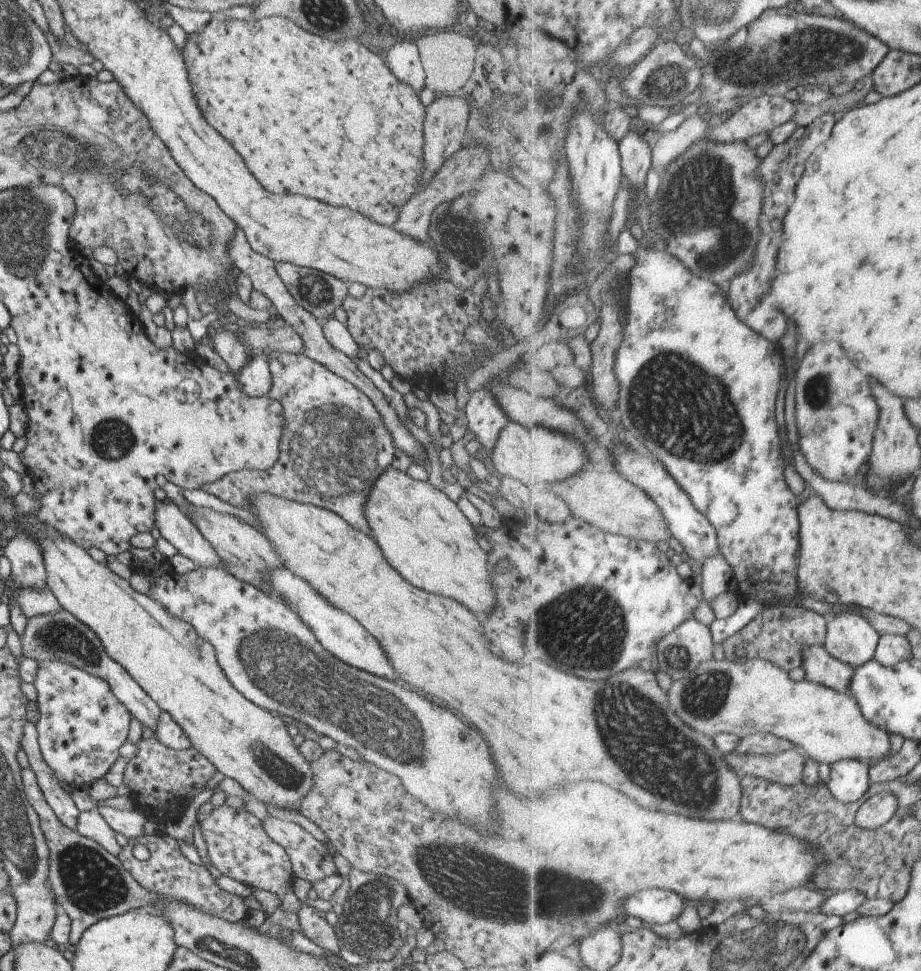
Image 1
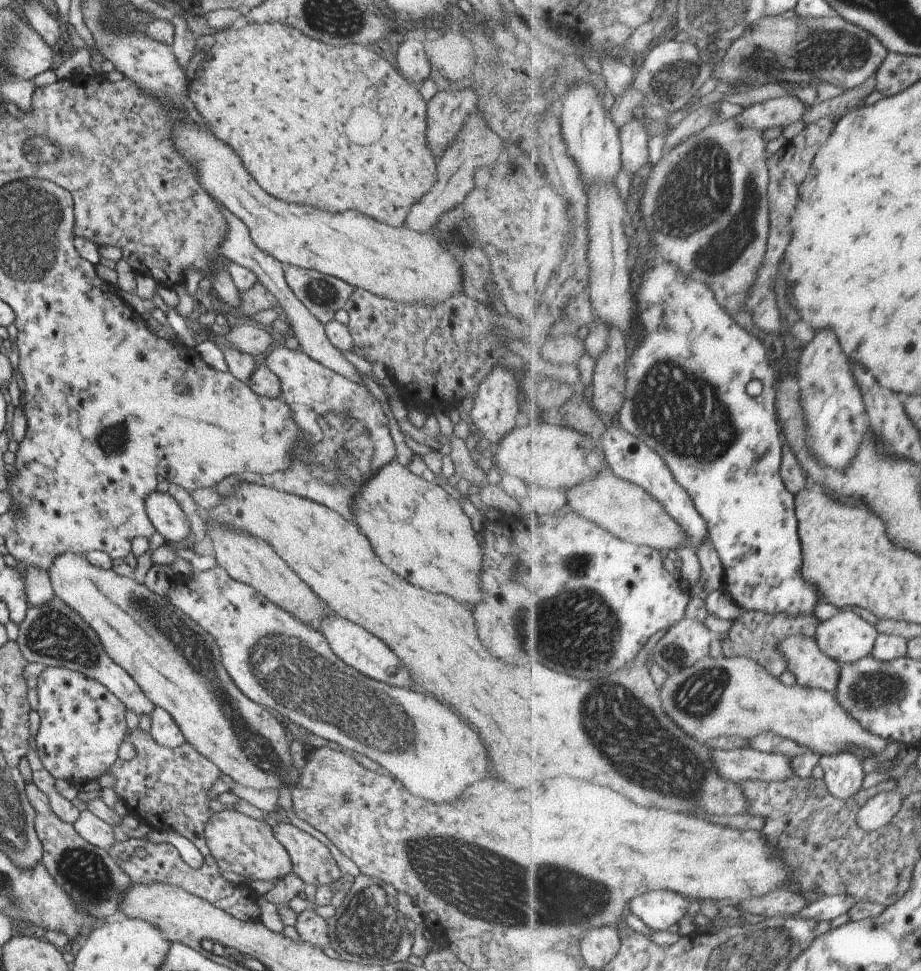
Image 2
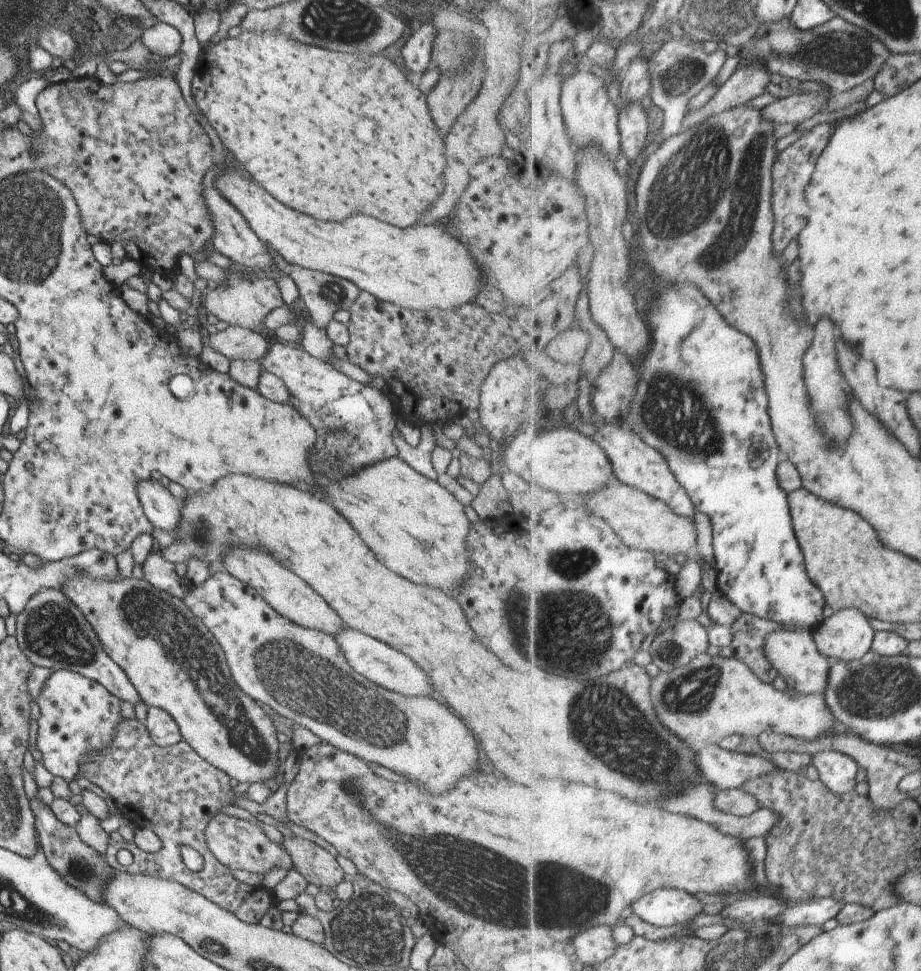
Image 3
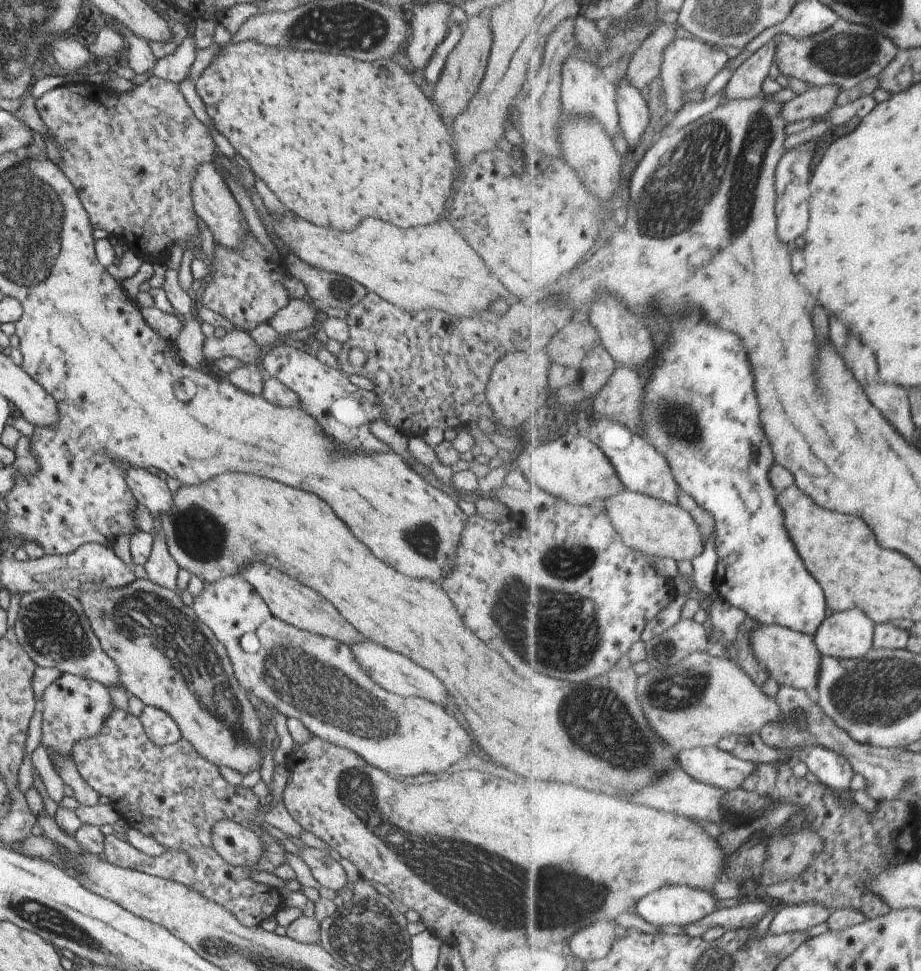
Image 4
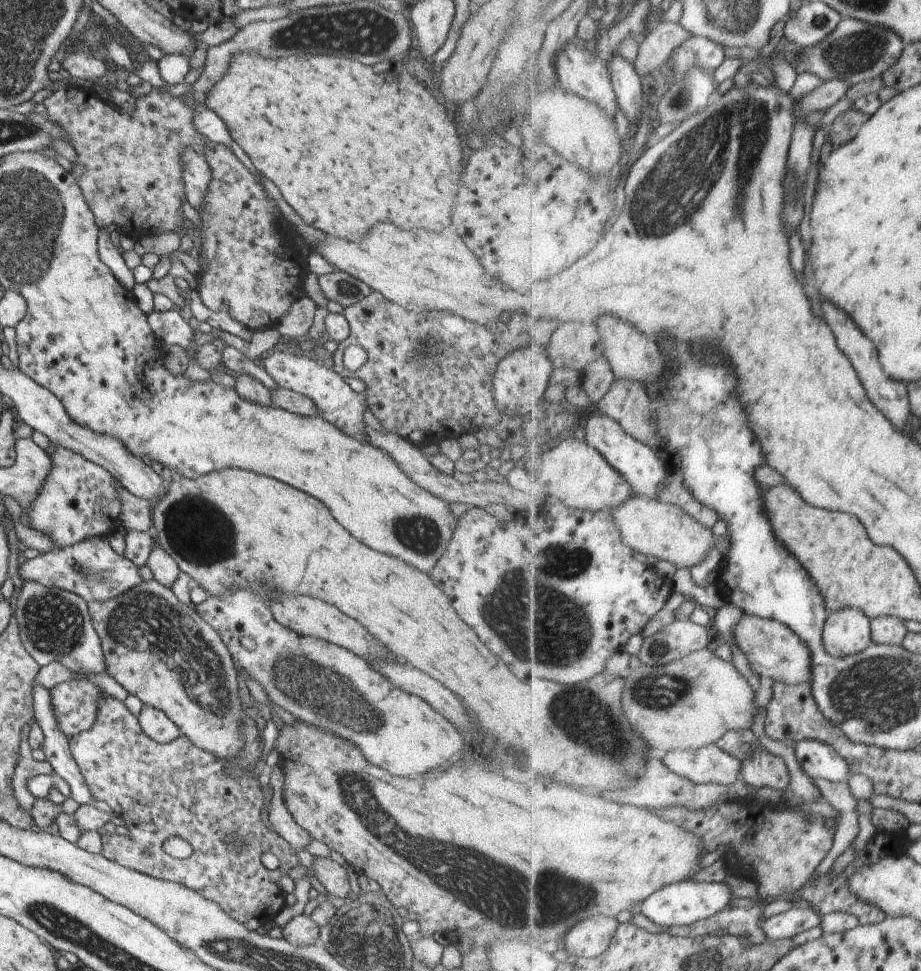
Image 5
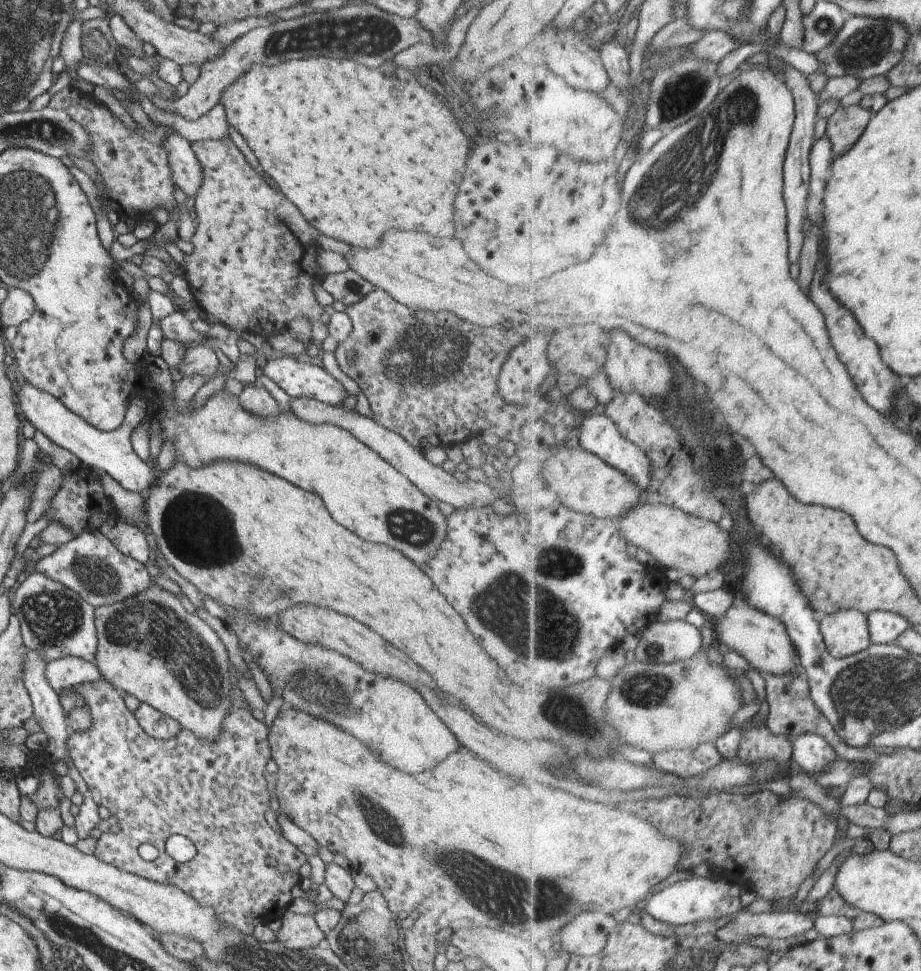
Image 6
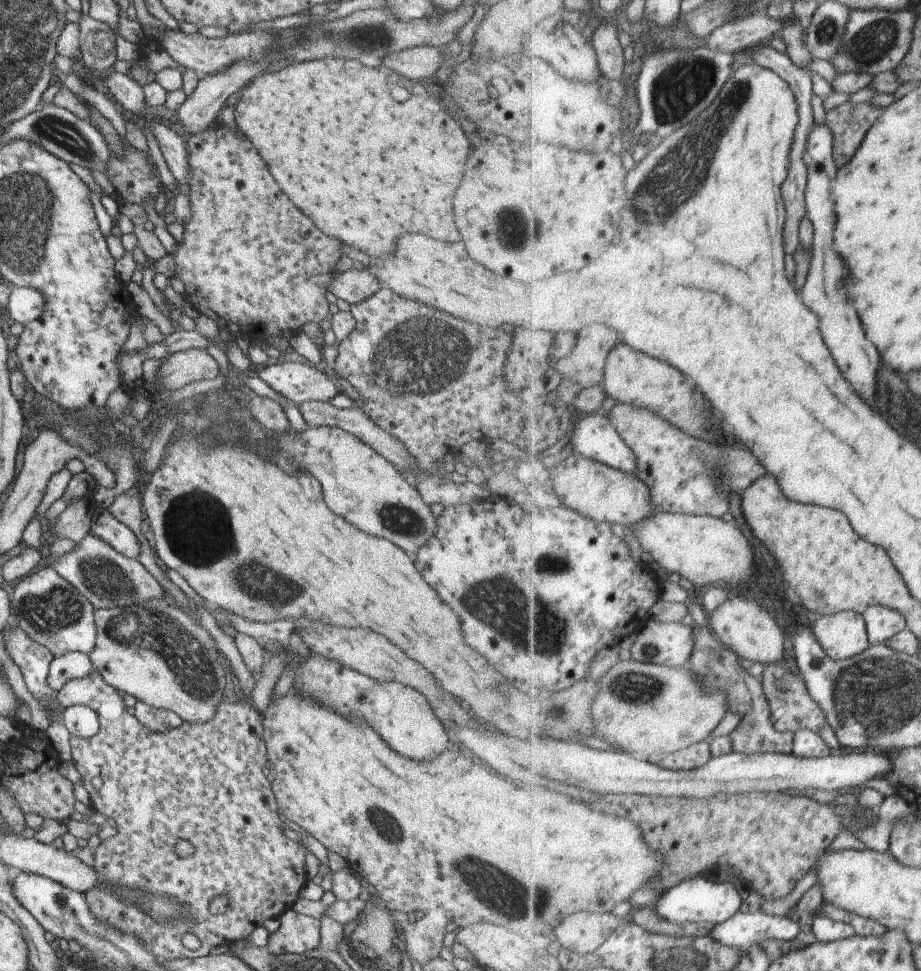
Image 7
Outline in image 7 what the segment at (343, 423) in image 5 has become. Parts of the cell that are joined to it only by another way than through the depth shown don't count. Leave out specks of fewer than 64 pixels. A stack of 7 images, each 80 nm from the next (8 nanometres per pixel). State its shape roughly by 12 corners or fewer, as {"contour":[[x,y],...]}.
{"contour":[[270,361],[256,376],[296,405],[337,394],[306,361]]}

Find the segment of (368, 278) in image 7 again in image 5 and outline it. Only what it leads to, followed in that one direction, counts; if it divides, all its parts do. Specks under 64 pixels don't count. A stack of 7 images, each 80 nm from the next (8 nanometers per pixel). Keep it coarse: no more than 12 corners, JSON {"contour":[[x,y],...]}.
{"contour":[[337,270],[317,276],[324,298],[343,309],[371,292]]}

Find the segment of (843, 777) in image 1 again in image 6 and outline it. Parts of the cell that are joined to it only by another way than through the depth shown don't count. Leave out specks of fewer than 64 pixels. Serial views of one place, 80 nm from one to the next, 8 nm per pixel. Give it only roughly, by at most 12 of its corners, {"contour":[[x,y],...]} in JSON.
{"contour":[[817,733],[793,741],[793,762],[822,771],[838,754]]}

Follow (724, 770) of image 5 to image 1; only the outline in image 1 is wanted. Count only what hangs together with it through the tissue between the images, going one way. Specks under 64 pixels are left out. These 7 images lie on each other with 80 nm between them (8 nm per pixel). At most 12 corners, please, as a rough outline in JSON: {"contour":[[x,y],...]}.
{"contour":[[781,754],[725,760],[741,778],[759,776],[793,788],[803,784],[807,756]]}

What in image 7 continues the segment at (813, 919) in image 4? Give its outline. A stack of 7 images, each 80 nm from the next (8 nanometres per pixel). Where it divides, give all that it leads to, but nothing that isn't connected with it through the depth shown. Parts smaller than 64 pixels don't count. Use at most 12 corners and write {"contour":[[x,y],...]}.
{"contour":[[749,909],[709,935],[746,951],[773,939],[793,940],[801,930],[790,917]]}

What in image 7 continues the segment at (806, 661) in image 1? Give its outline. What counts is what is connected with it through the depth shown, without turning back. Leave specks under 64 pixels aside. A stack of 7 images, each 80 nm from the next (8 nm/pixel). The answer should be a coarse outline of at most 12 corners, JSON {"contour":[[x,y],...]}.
{"contour":[[738,595],[710,614],[743,659],[783,662],[786,634],[759,602]]}

